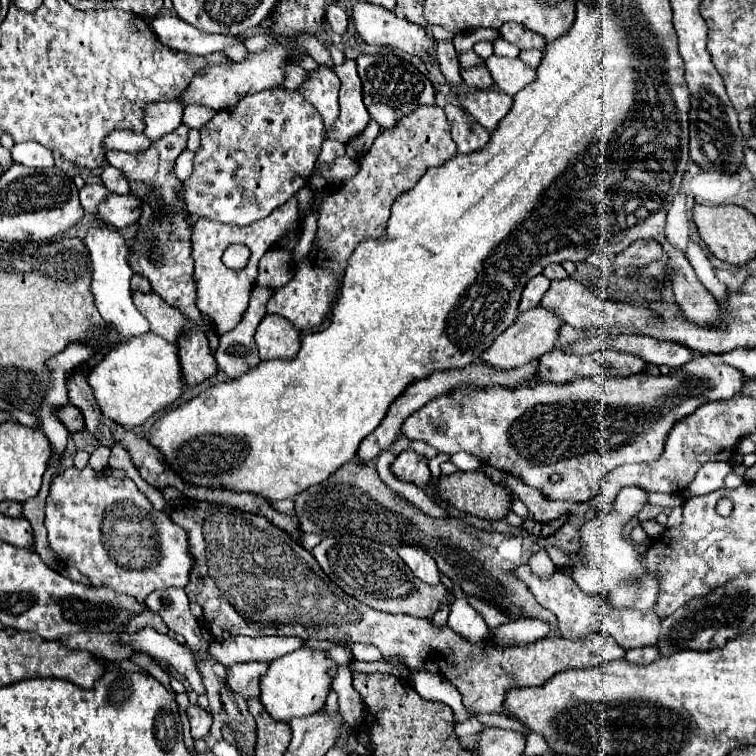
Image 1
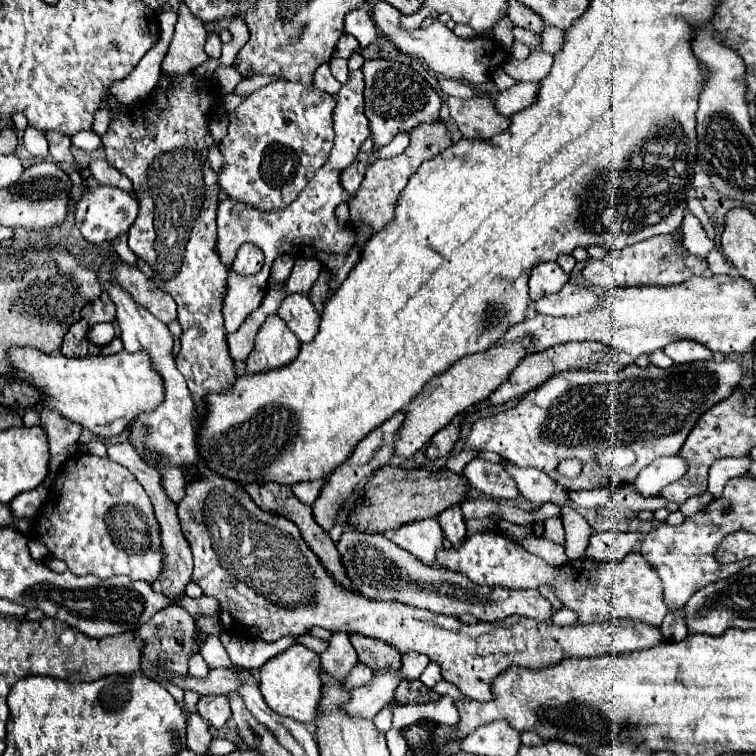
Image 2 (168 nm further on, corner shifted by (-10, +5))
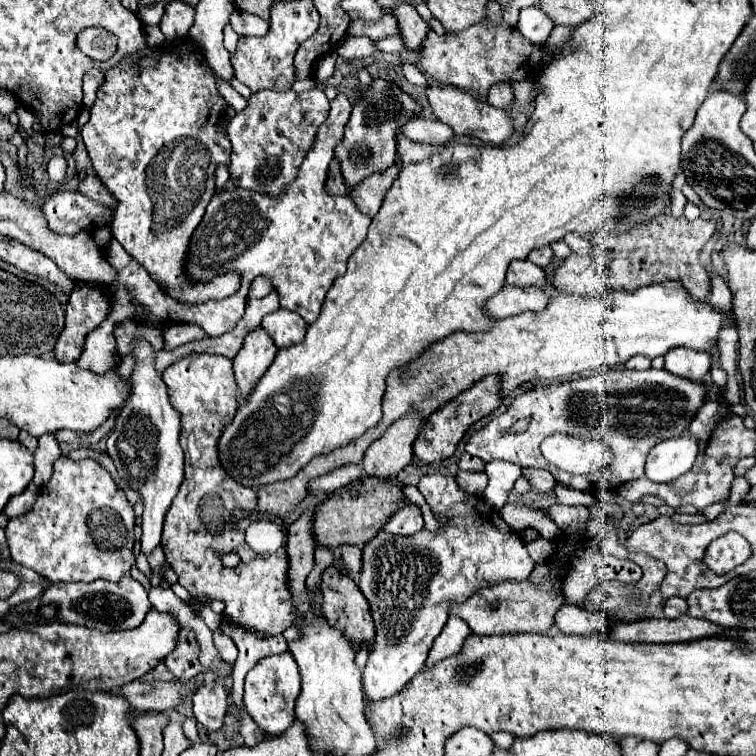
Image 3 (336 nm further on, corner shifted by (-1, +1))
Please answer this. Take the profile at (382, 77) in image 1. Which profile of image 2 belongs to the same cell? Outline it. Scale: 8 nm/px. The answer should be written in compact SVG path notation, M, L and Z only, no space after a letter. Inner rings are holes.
M366 60L362 66L364 72L364 98L366 98L366 116L370 120L370 132L374 138L374 148L388 144L396 134L410 132L422 122L436 122L440 118L442 98L434 88L410 66L394 60Z

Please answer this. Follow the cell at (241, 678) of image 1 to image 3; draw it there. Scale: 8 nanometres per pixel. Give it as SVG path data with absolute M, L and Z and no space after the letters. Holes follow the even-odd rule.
M133 680L121 688L121 696L131 704L131 708L149 712L149 710L173 710L179 700L189 694L187 684L175 682L139 682Z

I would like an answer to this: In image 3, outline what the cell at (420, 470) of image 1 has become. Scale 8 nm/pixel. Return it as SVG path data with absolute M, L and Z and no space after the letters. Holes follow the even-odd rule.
M487 376L479 382L475 382L475 386L471 386L469 390L465 390L463 394L459 394L457 398L447 402L447 406L439 408L435 414L431 414L427 418L427 422L423 424L423 428L419 430L419 434L413 442L413 454L423 462L441 462L441 460L453 456L457 444L461 442L461 438L465 436L469 426L475 424L477 420L485 418L487 414L491 414L499 404L501 404L499 378Z

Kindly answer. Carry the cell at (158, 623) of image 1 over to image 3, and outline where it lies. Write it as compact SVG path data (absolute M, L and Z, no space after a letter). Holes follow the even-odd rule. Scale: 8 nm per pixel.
M183 628L179 632L179 640L175 650L165 658L167 668L179 678L179 680L189 680L195 678L199 672L205 672L203 666L199 666L199 658L195 652L195 632Z

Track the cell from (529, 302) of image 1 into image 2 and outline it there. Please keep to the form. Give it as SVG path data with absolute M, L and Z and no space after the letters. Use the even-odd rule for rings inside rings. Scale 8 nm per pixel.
M544 262L538 264L532 274L530 274L530 300L536 302L546 294L558 292L564 284L568 282L568 274L564 274L564 270L556 264L556 262Z

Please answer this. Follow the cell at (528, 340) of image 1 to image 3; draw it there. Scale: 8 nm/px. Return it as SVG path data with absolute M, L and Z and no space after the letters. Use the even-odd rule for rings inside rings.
M407 414L395 422L379 440L375 440L363 458L367 476L395 478L413 458L413 442L425 420L417 414Z

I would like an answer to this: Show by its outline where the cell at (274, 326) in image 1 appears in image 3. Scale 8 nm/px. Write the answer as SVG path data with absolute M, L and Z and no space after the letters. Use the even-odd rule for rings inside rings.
M257 328L251 334L247 334L243 348L233 358L235 380L239 384L241 400L247 400L247 396L253 392L253 386L259 382L265 370L273 364L275 354L277 354L277 348L271 336L263 332L263 328Z

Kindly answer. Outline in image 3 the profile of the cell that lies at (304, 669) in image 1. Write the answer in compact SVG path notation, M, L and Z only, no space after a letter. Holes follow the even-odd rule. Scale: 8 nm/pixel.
M289 652L261 658L245 676L245 710L267 736L283 734L295 720L295 700L301 692L297 662Z

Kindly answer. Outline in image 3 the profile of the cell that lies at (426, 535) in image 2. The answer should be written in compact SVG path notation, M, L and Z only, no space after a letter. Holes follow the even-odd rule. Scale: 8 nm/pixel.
M403 498L403 508L399 508L395 514L391 514L391 518L385 524L385 530L391 534L409 536L409 534L415 534L417 530L421 530L423 526L425 526L425 522L423 522L421 508Z

